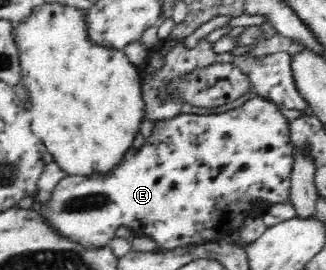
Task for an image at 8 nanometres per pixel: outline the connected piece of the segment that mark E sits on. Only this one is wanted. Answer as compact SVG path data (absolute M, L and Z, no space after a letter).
M252 97L250 101L246 101L241 107L236 107L236 109L230 109L225 113L218 113L216 115L198 115L198 114L184 114L178 115L178 117L174 117L174 119L168 119L168 121L158 120L155 122L153 126L153 133L148 139L146 139L146 143L140 147L140 149L130 149L126 155L124 155L124 160L120 162L120 165L117 168L114 168L111 172L107 174L94 174L91 176L66 176L62 177L56 183L56 187L50 193L50 201L44 201L44 203L39 203L39 201L34 200L34 204L32 206L33 211L36 211L44 220L45 223L49 224L49 227L54 230L54 232L58 232L58 235L66 238L66 240L70 240L70 242L78 242L78 246L82 246L82 248L86 250L97 250L101 247L106 247L109 245L110 240L114 237L114 233L120 227L130 228L134 231L136 236L145 236L149 237L156 242L158 250L166 250L172 251L176 248L189 247L189 246L201 246L210 242L218 242L219 240L224 240L228 235L232 235L234 231L238 232L238 228L241 227L241 224L244 222L245 218L252 217L252 215L260 215L261 211L264 211L268 205L274 205L274 203L284 203L288 200L290 193L290 185L291 185L291 171L293 168L293 164L295 161L295 148L292 146L290 139L290 129L289 129L289 121L280 113L279 107L272 101L268 101L266 99L262 99L260 97Z

